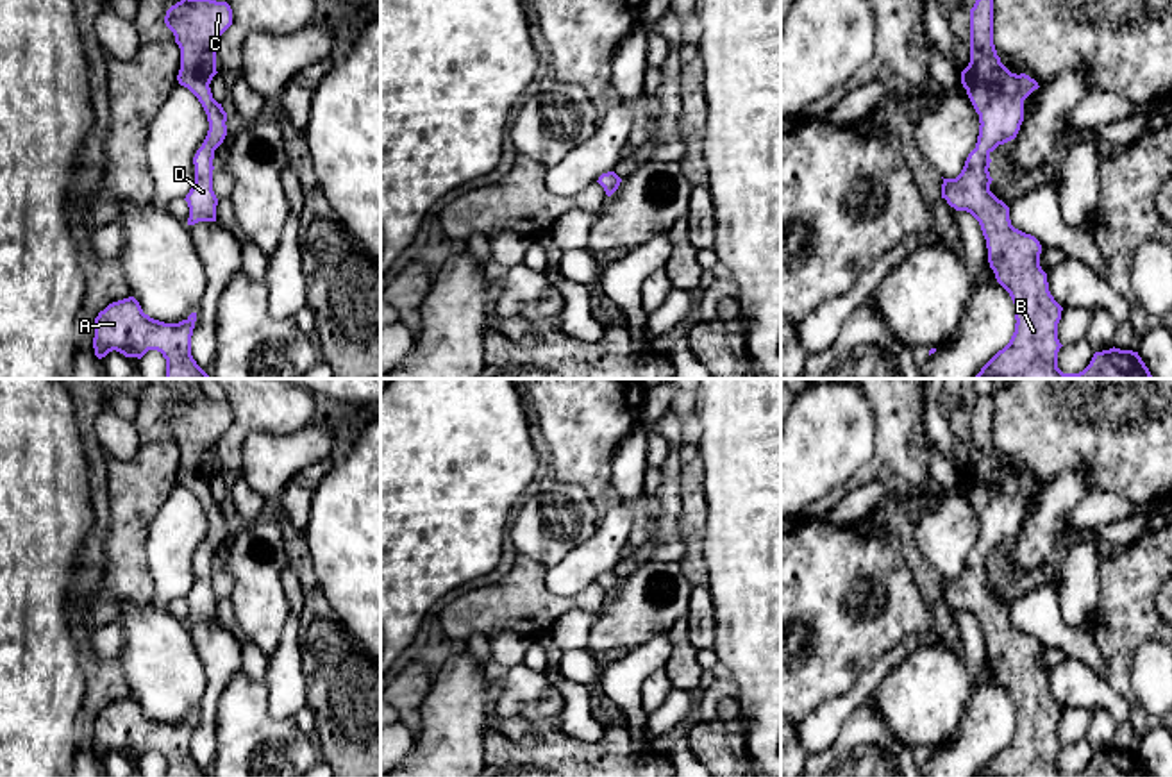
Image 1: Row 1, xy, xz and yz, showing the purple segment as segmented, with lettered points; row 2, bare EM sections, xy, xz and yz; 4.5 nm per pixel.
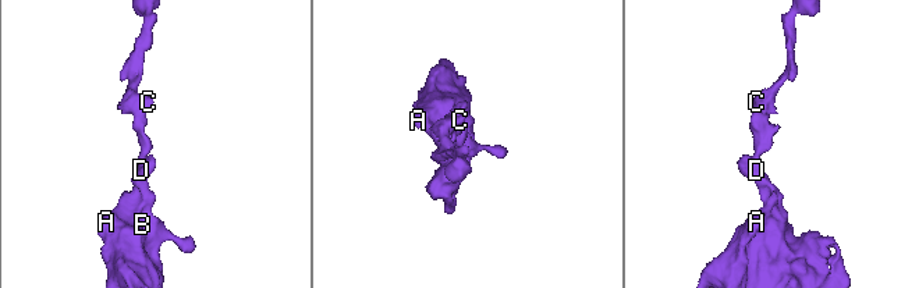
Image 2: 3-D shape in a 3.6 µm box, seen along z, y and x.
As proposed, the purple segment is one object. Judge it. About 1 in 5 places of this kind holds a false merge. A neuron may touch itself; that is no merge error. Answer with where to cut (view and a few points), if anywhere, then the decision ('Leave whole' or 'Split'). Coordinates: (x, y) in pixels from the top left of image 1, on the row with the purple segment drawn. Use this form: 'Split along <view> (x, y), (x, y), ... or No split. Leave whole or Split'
No split. Leave whole

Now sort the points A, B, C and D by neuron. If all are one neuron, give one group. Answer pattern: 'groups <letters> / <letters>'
groups A B C D

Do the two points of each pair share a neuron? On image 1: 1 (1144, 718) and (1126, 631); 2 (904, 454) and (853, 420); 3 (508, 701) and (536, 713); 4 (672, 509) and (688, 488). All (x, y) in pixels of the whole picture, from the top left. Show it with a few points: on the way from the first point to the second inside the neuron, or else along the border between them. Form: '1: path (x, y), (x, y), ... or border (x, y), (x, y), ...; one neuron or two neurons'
1: path (1131, 697), (1121, 683), (1121, 652); one neuron
2: border (865, 397), (874, 417), (878, 445); two neurons
3: border (551, 685), (542, 699), (527, 702), (519, 713); two neurons
4: border (683, 468), (681, 513), (678, 520), (681, 538); two neurons

